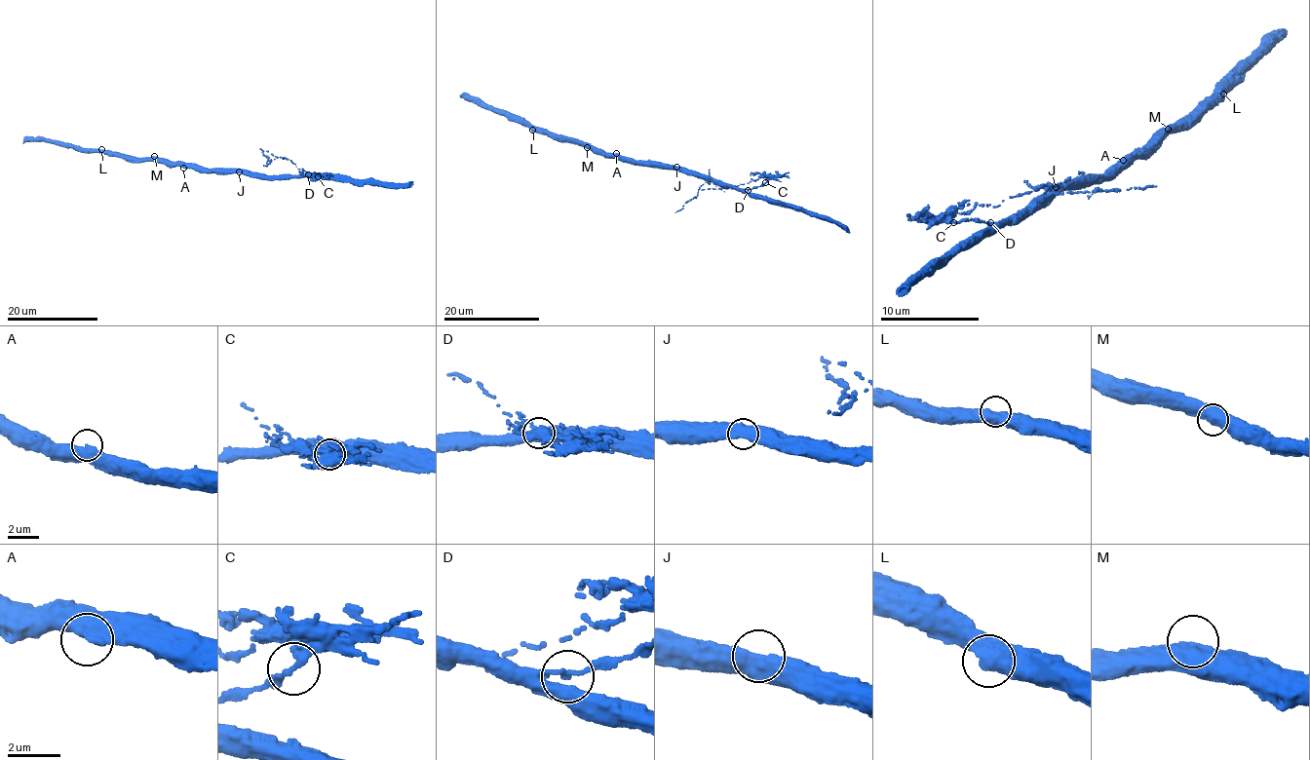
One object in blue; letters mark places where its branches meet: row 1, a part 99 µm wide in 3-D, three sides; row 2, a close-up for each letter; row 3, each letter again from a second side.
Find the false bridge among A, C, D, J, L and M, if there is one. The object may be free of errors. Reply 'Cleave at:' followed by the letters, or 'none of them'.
Cleave at: C

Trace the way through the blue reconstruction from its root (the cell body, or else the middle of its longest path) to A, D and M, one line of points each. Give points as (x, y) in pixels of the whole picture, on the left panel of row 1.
A: (241, 171), (183, 168)
D: (241, 171), (281, 178), (308, 174)
M: (241, 171), (178, 164), (154, 156)

